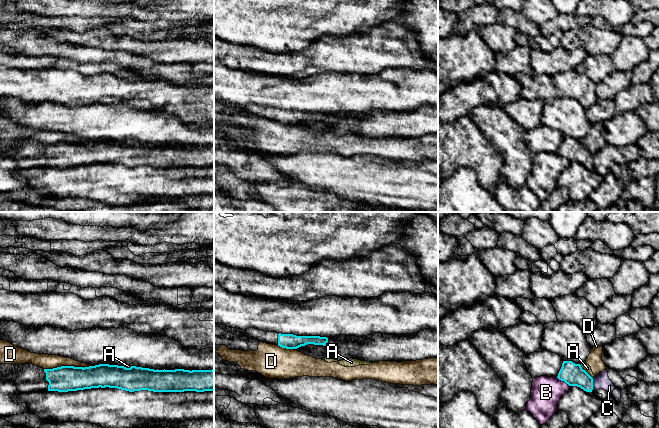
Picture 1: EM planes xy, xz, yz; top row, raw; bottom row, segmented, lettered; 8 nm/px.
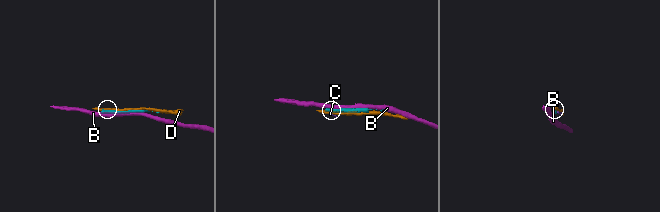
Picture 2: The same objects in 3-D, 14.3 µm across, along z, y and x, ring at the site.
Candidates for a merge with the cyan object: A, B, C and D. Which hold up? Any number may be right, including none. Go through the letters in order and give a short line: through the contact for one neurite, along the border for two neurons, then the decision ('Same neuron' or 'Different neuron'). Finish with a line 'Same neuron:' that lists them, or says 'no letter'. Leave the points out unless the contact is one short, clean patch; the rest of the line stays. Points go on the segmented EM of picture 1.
A: Different neuron
B: Different neuron
C: Line: yz (593, 378), (593, 388), (591, 390). Different neuron
D: Different neuron
Same neuron: no letter

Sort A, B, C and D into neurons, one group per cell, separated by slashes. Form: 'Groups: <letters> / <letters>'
Groups: A D / B / C

